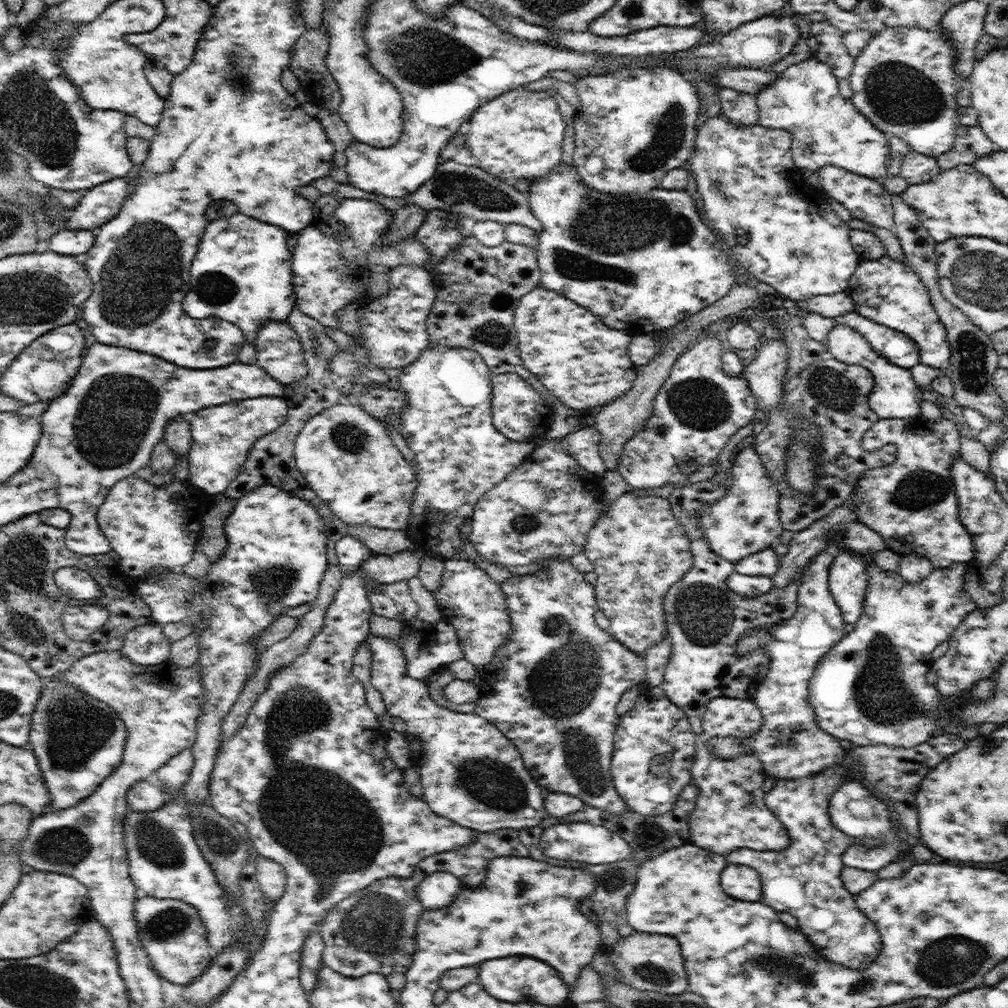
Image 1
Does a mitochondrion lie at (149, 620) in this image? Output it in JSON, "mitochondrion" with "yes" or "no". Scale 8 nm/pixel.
{"mitochondrion":"no"}

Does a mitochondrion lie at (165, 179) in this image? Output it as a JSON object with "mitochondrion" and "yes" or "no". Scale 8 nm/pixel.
{"mitochondrion":"no"}

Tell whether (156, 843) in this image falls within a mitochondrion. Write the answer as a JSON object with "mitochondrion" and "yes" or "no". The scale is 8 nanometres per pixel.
{"mitochondrion":"yes"}

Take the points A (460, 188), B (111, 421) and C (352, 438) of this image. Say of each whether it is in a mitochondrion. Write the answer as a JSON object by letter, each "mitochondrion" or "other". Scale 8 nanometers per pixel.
{"A":"mitochondrion","B":"mitochondrion","C":"mitochondrion"}

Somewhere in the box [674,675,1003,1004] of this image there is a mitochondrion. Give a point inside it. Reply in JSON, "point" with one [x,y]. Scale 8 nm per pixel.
{"point":[945,962]}

